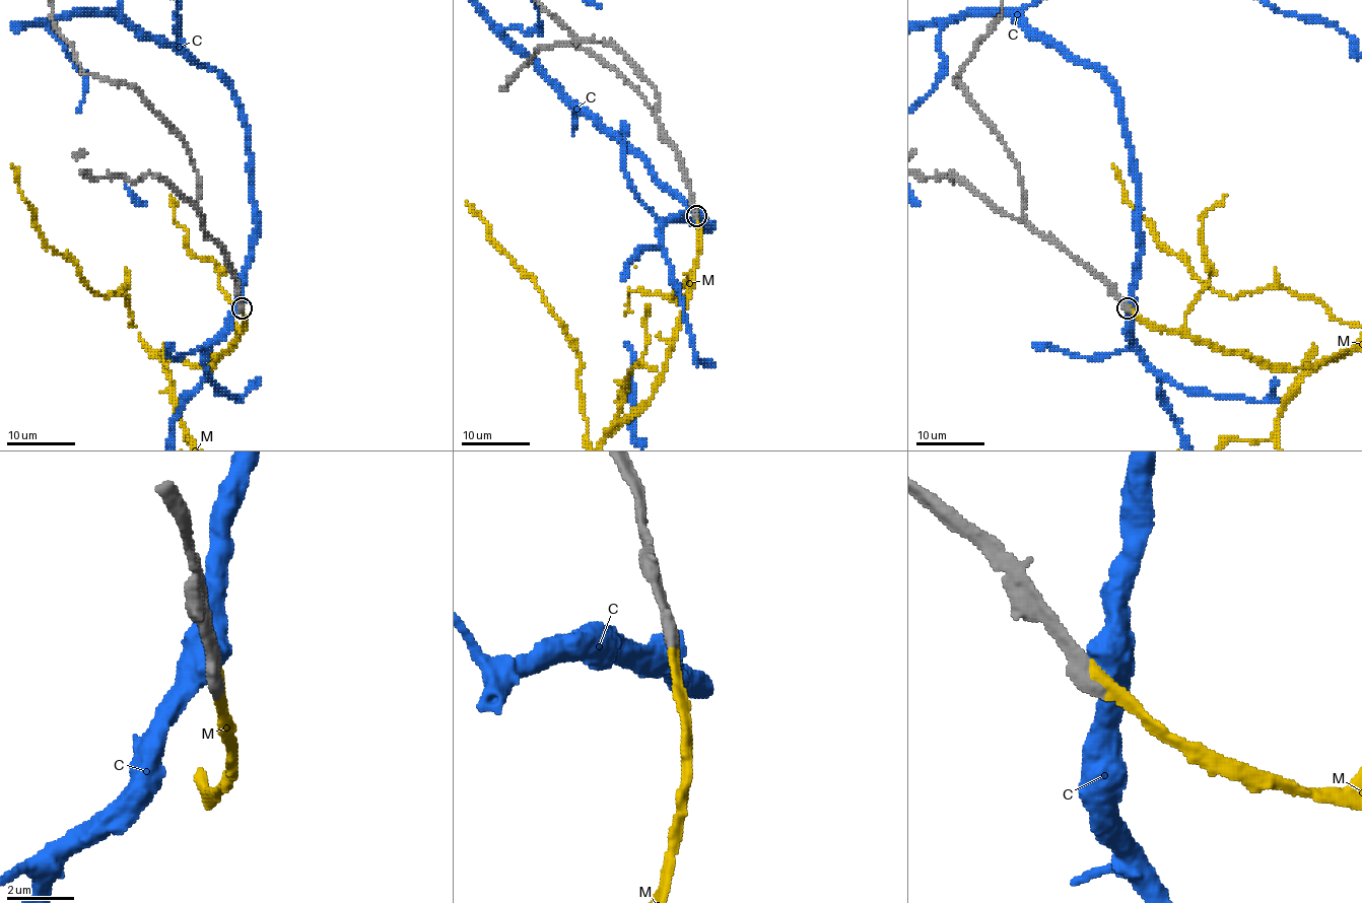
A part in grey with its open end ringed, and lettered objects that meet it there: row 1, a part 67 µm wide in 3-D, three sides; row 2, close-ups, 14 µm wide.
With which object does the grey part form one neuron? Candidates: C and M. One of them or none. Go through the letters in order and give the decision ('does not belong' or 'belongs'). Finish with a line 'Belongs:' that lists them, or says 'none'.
C: does not belong
M: belongs
Belongs: M

